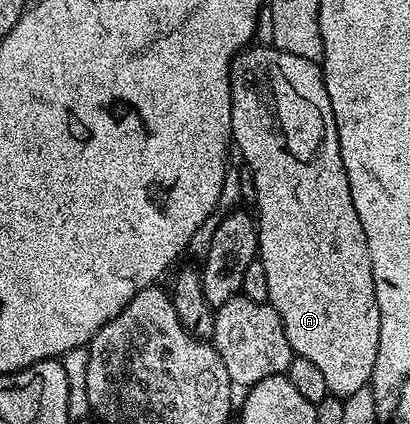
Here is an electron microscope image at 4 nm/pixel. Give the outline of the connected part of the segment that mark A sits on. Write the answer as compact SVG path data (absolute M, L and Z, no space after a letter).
M274 47L255 48L240 51L231 60L231 139L253 175L253 205L259 208L257 260L265 267L269 282L267 301L281 315L292 354L309 359L321 370L330 396L345 398L370 386L381 335L381 315L365 231L361 219L357 219L357 207L353 207L322 68L307 58Z

